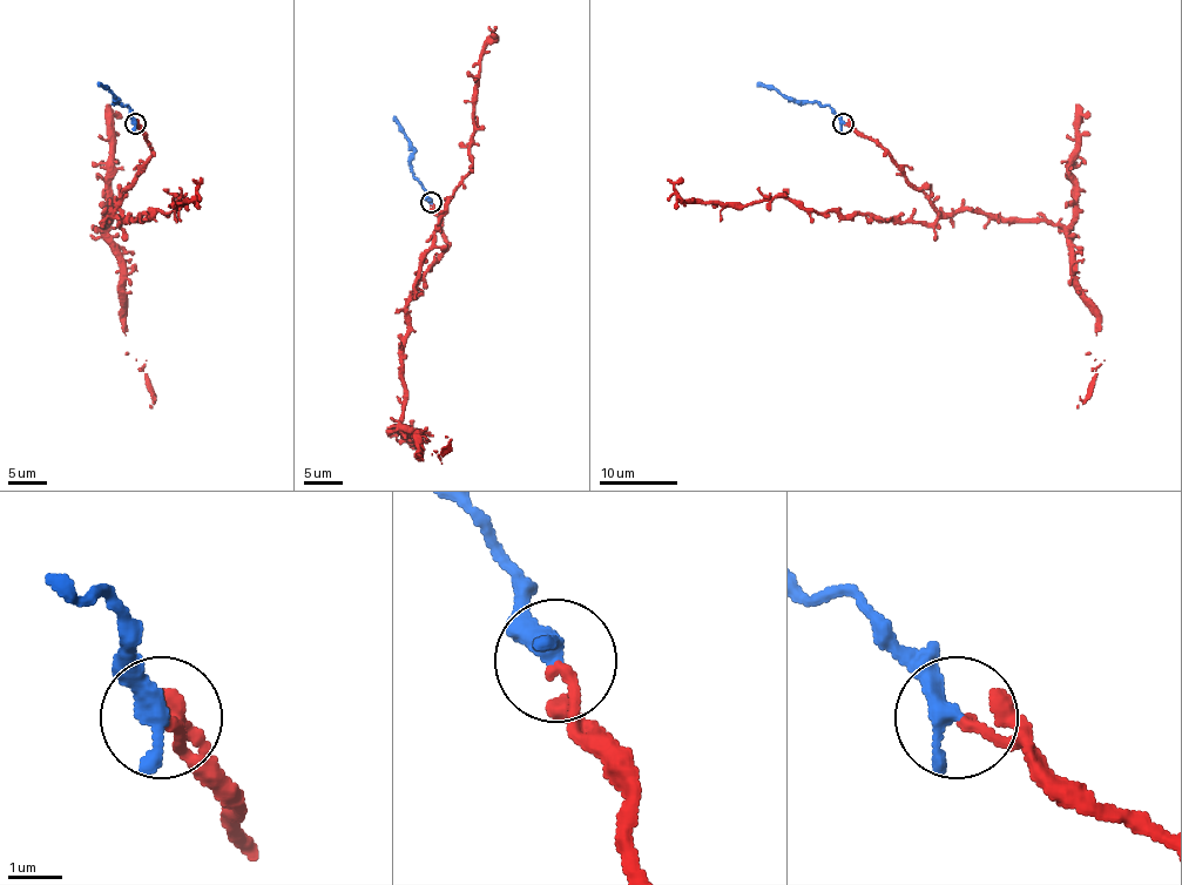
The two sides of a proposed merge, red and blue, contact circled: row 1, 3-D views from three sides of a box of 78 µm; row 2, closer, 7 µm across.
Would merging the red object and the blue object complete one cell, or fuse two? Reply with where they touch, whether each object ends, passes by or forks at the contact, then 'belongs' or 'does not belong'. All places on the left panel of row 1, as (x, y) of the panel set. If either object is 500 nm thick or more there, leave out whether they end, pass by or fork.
at (135, 123); red ends there; blue ends there; belongs

